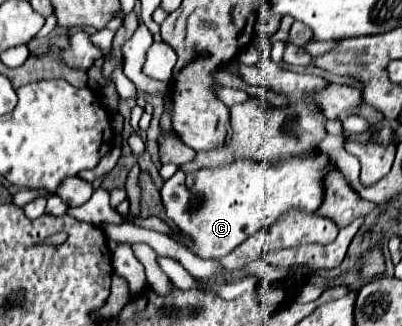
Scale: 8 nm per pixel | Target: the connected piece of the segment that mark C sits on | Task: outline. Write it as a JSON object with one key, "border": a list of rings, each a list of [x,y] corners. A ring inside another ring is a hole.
{"border":[[[304,157],[304,159],[288,159],[282,161],[280,165],[270,165],[270,163],[252,163],[248,159],[242,159],[238,163],[224,165],[220,169],[200,169],[196,173],[196,181],[192,187],[186,187],[186,173],[178,169],[174,177],[170,177],[160,195],[164,199],[166,215],[176,223],[180,233],[188,239],[186,247],[198,255],[200,259],[220,259],[234,251],[240,243],[244,243],[250,235],[260,231],[262,227],[274,225],[286,211],[290,209],[300,209],[306,213],[314,213],[320,203],[322,203],[322,173],[326,171],[328,157]]]}

